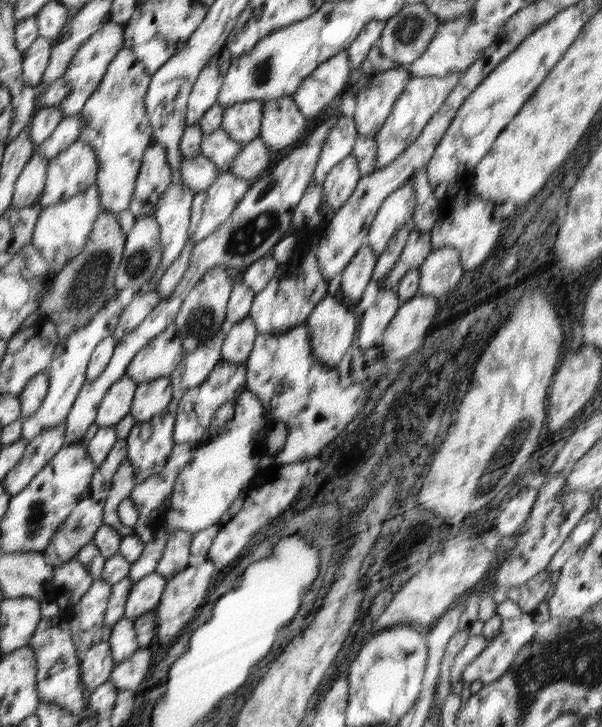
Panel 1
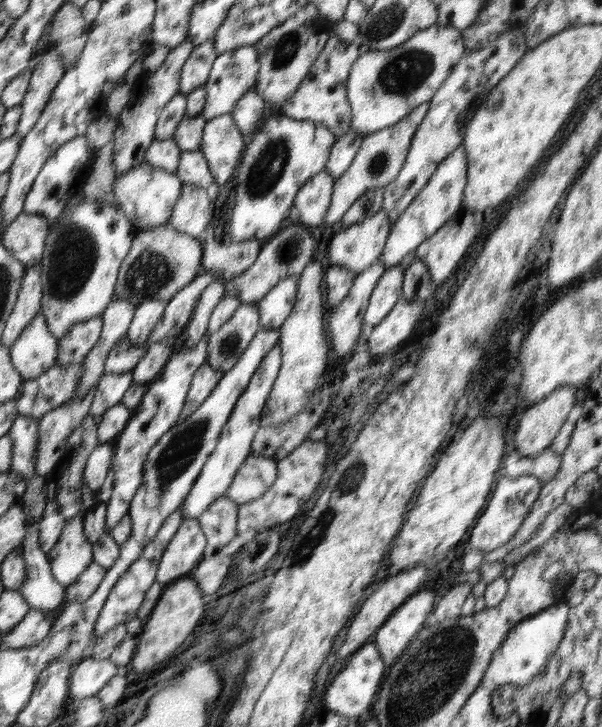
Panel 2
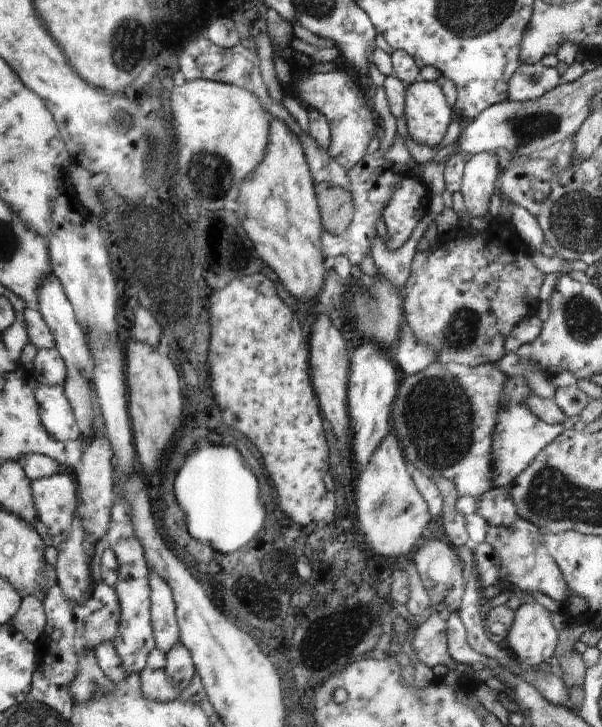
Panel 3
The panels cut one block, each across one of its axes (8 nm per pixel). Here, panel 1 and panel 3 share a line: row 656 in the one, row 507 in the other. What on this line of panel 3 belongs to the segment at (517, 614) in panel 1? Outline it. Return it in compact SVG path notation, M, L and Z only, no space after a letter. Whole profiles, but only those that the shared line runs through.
M493 486L480 496L476 513L482 516L489 525L508 528L508 525L519 518L509 493L510 489L510 486Z

